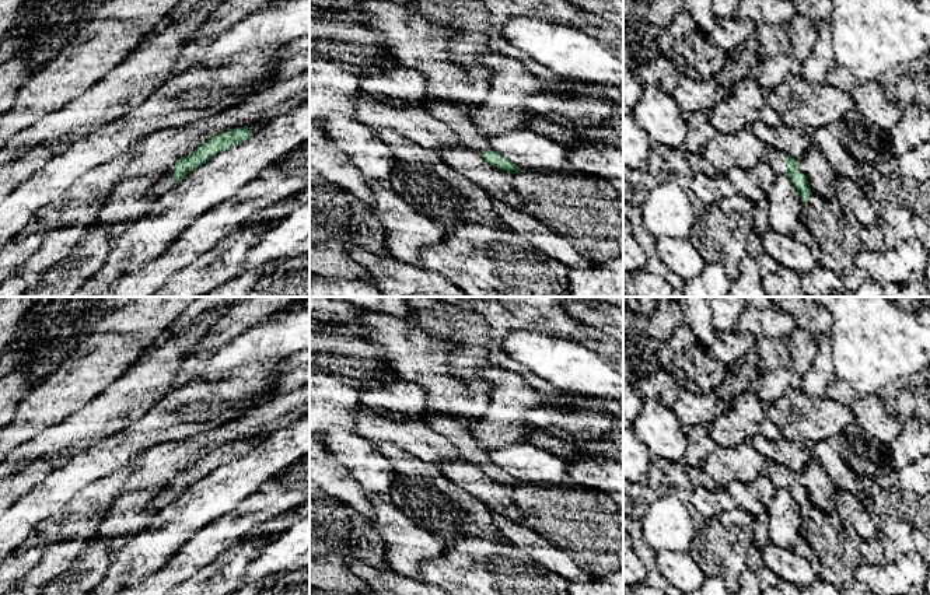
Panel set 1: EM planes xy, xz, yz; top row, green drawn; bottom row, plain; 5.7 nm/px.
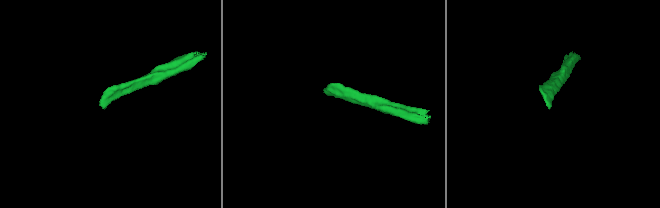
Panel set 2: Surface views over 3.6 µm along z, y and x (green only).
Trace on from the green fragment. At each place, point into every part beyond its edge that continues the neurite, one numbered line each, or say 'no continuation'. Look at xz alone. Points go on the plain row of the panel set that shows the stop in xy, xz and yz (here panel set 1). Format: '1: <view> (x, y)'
1: xz (457, 430)

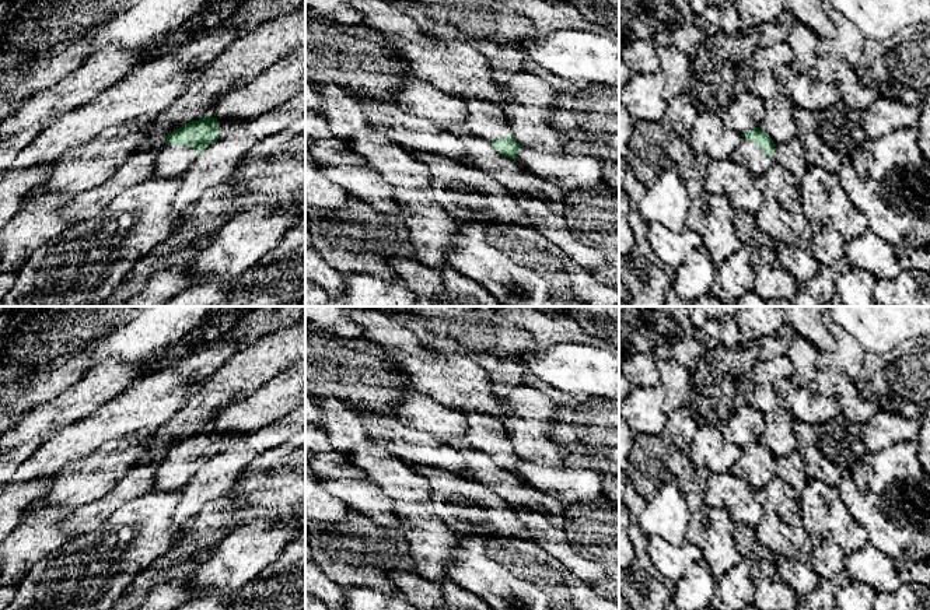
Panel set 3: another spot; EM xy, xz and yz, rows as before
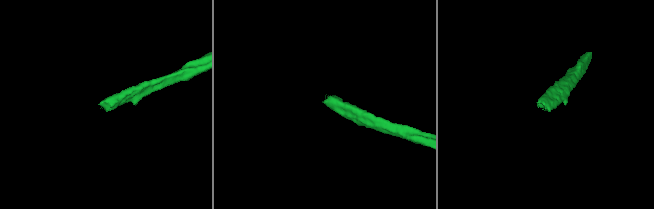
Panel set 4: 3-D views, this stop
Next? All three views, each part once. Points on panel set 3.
1: xy (171, 474)

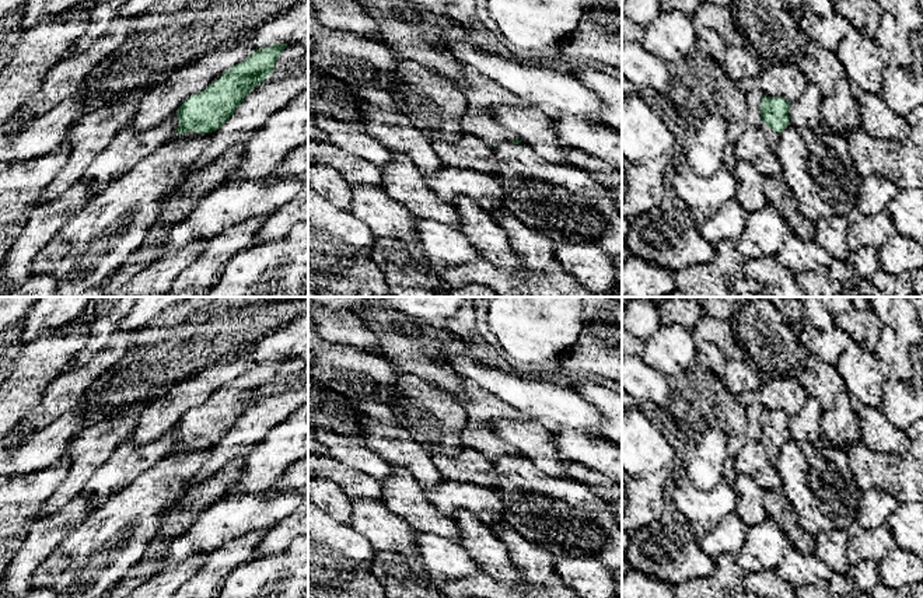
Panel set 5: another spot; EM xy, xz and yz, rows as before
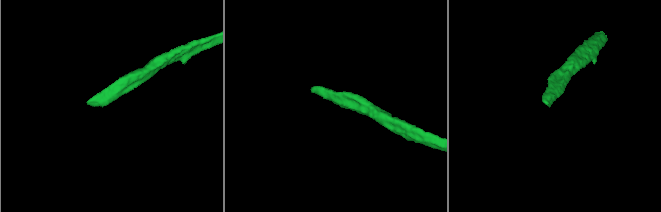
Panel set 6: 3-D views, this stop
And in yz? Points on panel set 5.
1: yz (773, 451)

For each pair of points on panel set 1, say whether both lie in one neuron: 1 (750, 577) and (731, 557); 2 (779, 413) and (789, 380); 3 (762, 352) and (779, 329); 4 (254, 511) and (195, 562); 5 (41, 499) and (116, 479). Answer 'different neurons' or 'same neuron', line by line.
1: different neurons
2: different neurons
3: different neurons
4: same neuron
5: different neurons

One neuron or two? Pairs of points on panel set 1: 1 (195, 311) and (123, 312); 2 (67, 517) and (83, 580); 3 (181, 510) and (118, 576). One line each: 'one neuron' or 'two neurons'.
1: two neurons
2: two neurons
3: one neuron

